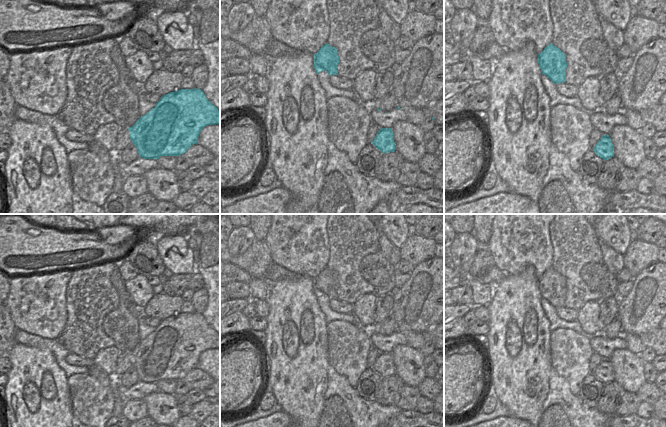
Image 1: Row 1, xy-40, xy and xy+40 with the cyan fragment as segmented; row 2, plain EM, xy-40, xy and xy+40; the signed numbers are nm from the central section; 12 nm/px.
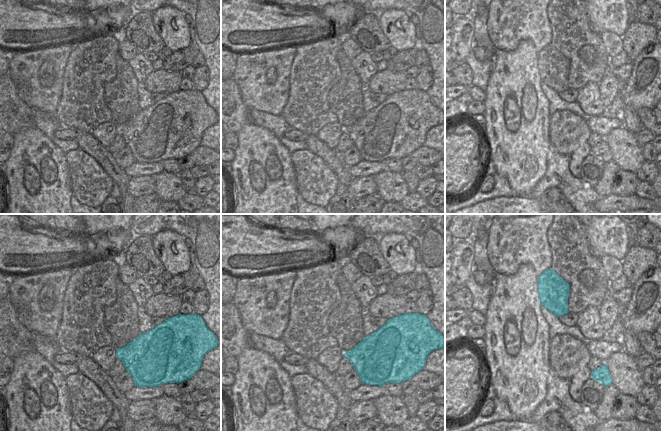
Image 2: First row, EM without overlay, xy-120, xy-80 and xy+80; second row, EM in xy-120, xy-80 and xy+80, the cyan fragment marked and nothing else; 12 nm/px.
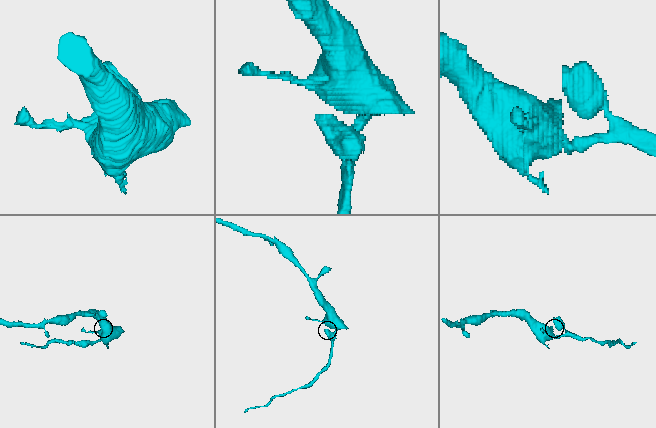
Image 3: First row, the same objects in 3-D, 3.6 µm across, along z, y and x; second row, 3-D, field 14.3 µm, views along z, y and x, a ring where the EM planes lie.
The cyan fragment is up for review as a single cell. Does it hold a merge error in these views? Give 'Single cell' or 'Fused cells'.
Fused cells

